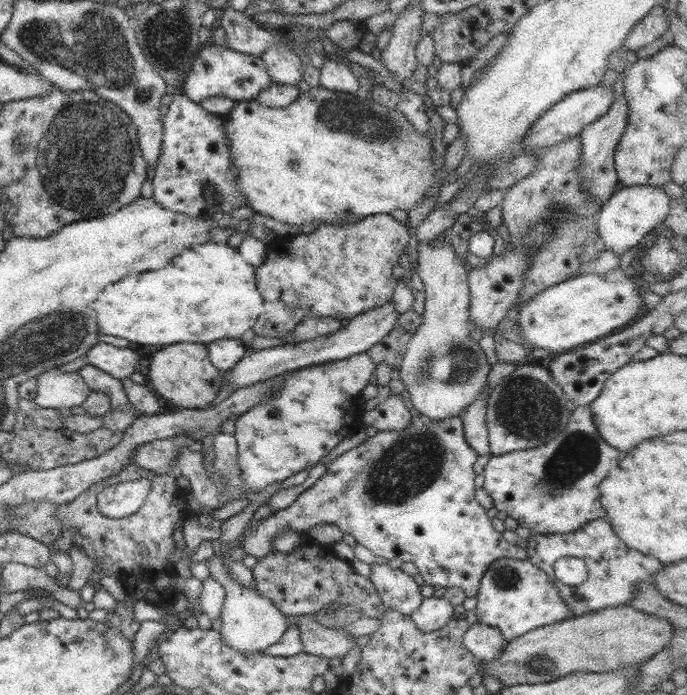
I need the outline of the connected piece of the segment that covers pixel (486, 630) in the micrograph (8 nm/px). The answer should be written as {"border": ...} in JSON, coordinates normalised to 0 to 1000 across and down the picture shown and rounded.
{"border":[[[699,895],[686,898],[674,909],[674,928],[699,951],[719,950],[737,925],[725,904]]]}

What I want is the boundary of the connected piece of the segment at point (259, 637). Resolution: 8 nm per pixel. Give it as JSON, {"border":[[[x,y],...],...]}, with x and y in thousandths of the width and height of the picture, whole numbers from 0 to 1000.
{"border":[[[319,801],[300,806],[306,819],[306,829],[328,846],[326,872],[322,881],[322,896],[319,911],[325,922],[344,938],[378,938],[408,924],[415,906],[422,899],[422,889],[416,888],[402,869],[378,855],[371,846],[362,847],[348,842],[330,822],[325,807]]]}

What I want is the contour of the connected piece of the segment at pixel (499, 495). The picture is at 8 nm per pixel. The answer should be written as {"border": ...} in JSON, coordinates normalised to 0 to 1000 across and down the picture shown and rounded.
{"border":[[[841,584],[831,593],[822,619],[808,632],[789,642],[758,649],[741,650],[718,656],[705,673],[705,705],[716,715],[718,728],[738,742],[753,747],[755,754],[770,758],[774,768],[824,768],[836,765],[847,755],[869,745],[881,745],[882,735],[870,719],[870,696],[882,682],[894,679],[900,671],[900,659],[911,656],[917,647],[902,653],[888,639],[876,636],[873,624],[865,616],[859,584]]]}

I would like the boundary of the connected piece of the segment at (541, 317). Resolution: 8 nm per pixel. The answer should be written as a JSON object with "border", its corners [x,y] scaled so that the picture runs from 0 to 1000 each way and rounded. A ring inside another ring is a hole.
{"border":[[[901,383],[882,394],[849,394],[833,397],[822,404],[814,406],[786,423],[777,424],[764,435],[753,449],[750,458],[757,471],[757,485],[766,495],[774,496],[777,502],[798,504],[798,508],[811,512],[841,502],[856,494],[865,494],[872,488],[907,475],[917,465],[930,458],[930,446],[937,439],[934,427],[929,423],[934,419],[921,403],[917,403]]]}

